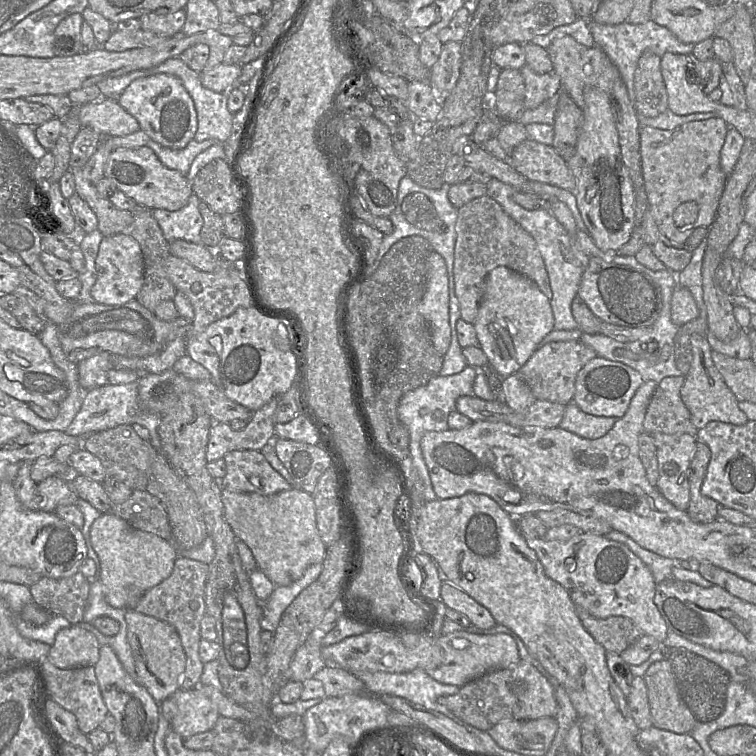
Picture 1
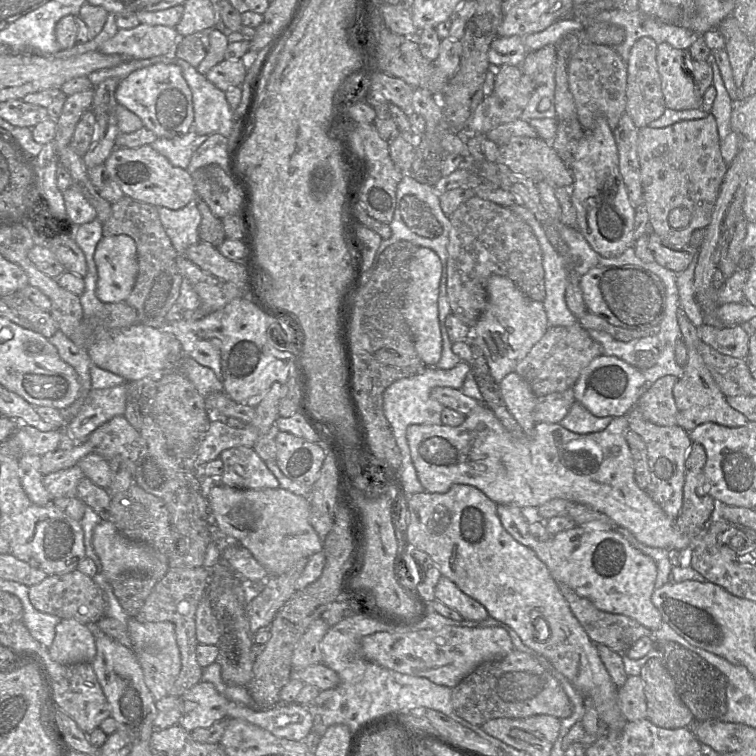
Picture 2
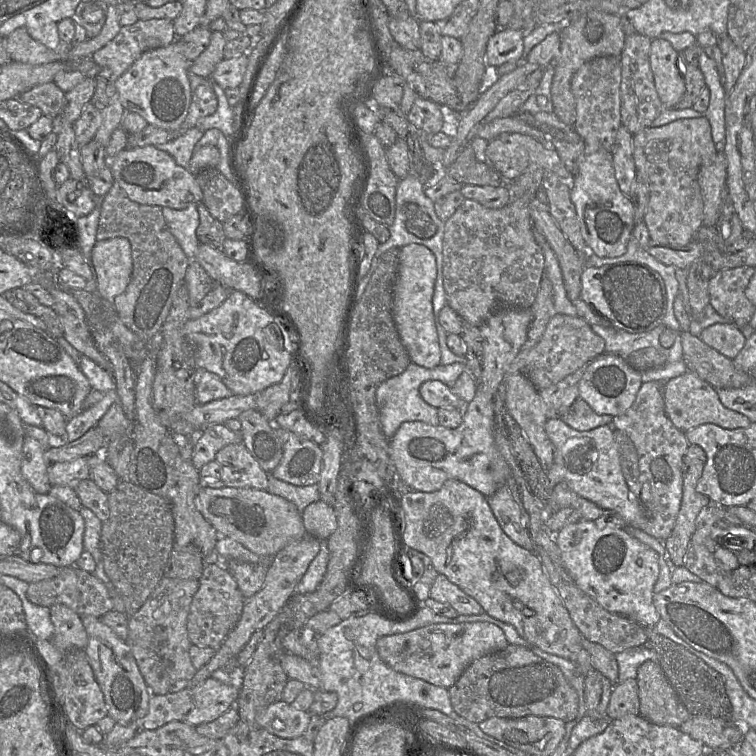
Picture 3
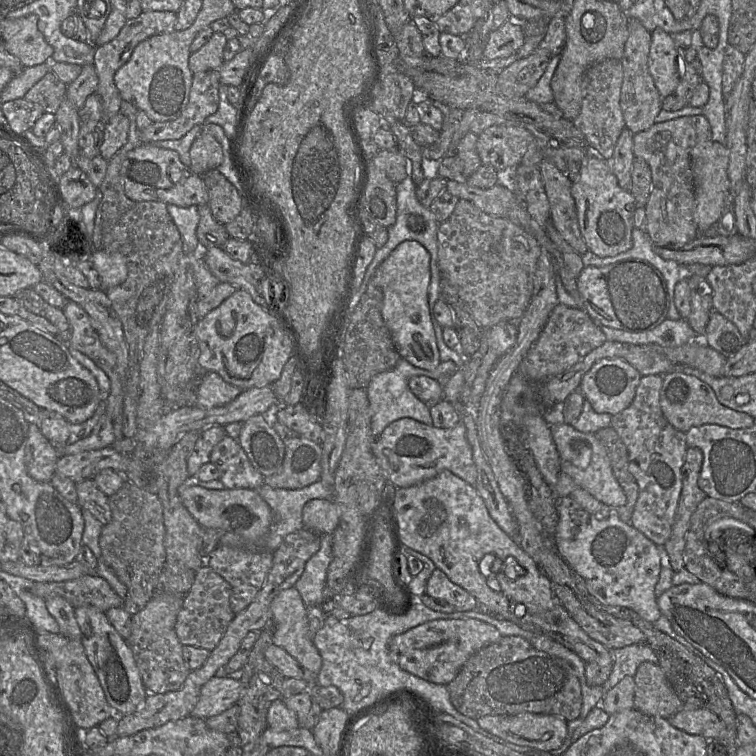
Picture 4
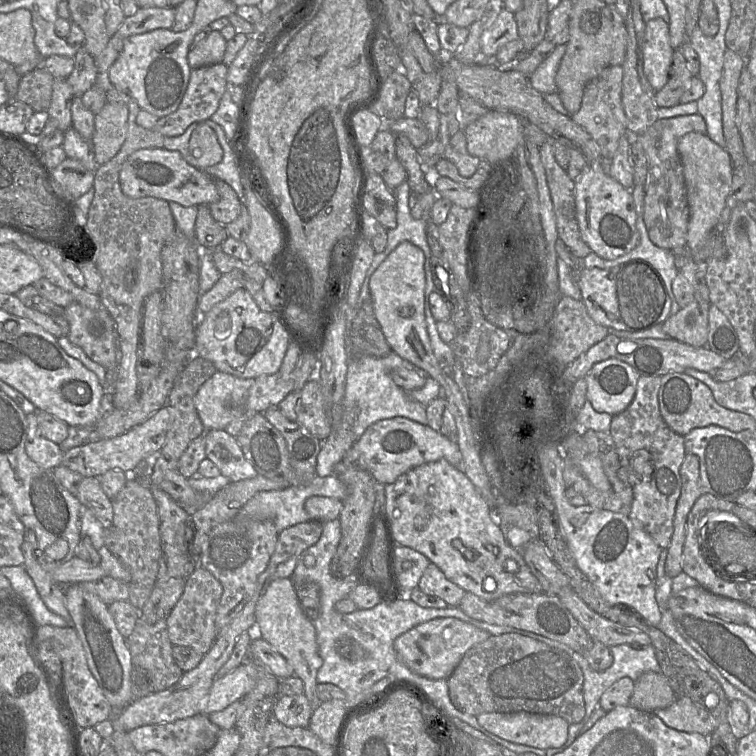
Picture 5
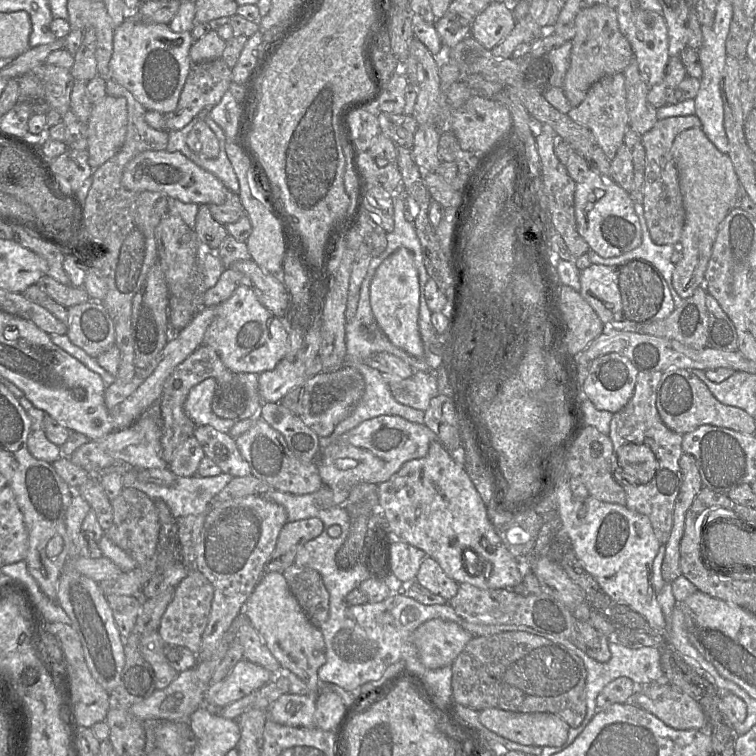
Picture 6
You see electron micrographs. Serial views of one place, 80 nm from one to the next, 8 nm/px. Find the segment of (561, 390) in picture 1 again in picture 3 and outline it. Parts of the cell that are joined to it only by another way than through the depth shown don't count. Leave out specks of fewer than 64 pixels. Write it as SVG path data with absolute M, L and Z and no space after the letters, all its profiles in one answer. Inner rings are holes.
M554 314L541 339L529 351L521 373L539 390L557 384L605 353L605 341L579 316Z

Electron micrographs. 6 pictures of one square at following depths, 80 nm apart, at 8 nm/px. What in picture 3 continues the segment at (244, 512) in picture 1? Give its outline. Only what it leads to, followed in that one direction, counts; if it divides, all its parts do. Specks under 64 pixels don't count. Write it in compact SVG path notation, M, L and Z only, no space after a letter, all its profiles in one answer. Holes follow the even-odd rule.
M201 487L197 495L197 507L220 536L230 537L260 556L275 556L307 534L302 514L296 505L266 490Z

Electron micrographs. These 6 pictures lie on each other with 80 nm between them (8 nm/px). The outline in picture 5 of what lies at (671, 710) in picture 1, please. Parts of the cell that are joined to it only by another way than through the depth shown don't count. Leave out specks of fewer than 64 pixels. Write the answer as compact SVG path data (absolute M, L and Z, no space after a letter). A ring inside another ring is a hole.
M660 672L643 673L634 683L629 705L646 712L666 708L677 698L666 677Z

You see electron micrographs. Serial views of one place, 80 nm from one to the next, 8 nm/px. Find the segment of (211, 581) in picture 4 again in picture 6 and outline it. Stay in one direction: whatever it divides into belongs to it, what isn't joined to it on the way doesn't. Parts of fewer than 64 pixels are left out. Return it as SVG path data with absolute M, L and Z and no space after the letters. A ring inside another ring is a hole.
M189 567L188 575L176 586L159 625L158 632L166 645L184 646L197 655L208 624L213 595L214 588L208 579L194 567Z

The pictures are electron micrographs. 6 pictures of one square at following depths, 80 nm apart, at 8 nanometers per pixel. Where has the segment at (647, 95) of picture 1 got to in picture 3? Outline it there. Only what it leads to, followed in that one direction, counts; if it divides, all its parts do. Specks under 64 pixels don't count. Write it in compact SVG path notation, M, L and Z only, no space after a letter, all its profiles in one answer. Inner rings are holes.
M638 32L626 36L624 48L620 55L621 61L621 122L630 133L635 135L641 130L651 127L651 123L656 119L664 108L654 83L654 76L650 66L651 39Z

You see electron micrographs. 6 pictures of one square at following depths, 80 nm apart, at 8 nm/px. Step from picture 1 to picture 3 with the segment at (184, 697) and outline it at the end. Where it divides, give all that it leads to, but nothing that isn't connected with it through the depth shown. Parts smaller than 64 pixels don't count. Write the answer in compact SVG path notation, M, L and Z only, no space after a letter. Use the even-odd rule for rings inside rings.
M209 677L193 690L193 707L185 716L184 722L198 726L211 722L227 712L239 696L239 687L224 684Z

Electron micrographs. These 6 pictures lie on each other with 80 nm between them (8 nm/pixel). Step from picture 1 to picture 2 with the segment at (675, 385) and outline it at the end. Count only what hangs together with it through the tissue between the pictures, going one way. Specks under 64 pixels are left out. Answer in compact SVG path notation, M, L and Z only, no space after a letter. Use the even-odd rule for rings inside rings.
M667 375L643 390L637 406L647 421L658 426L677 425L677 407L673 387L679 378Z

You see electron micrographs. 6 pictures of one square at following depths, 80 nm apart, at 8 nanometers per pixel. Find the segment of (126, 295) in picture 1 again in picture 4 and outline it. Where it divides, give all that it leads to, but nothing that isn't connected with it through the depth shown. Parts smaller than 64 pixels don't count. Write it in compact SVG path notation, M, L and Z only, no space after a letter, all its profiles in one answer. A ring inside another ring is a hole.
M92 250L89 258L100 277L101 290L107 291L126 280L128 268L126 259L121 253Z

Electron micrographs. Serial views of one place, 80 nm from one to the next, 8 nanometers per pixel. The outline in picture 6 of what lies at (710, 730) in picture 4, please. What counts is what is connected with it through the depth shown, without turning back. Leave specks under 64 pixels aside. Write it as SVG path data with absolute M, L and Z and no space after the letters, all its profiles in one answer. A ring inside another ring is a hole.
M674 687L659 699L650 699L636 691L630 702L677 730L704 730L708 723L699 703Z

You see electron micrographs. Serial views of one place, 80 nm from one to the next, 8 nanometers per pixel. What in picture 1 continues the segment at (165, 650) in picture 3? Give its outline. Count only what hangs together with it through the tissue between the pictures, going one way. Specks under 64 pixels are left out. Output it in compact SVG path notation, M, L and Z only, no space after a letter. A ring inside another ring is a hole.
M177 557L171 575L160 584L148 590L136 605L136 611L165 621L177 630L185 655L185 671L180 680L181 690L200 686L204 663L199 657L200 622L206 614L205 587L209 565L186 557Z

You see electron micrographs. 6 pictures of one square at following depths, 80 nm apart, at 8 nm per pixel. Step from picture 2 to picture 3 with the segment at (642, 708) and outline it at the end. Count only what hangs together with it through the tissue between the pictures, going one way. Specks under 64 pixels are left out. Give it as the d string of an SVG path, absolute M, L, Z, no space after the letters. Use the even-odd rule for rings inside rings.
M629 678L624 682L614 684L606 711L607 718L613 720L626 715L639 715L639 709L636 678Z

